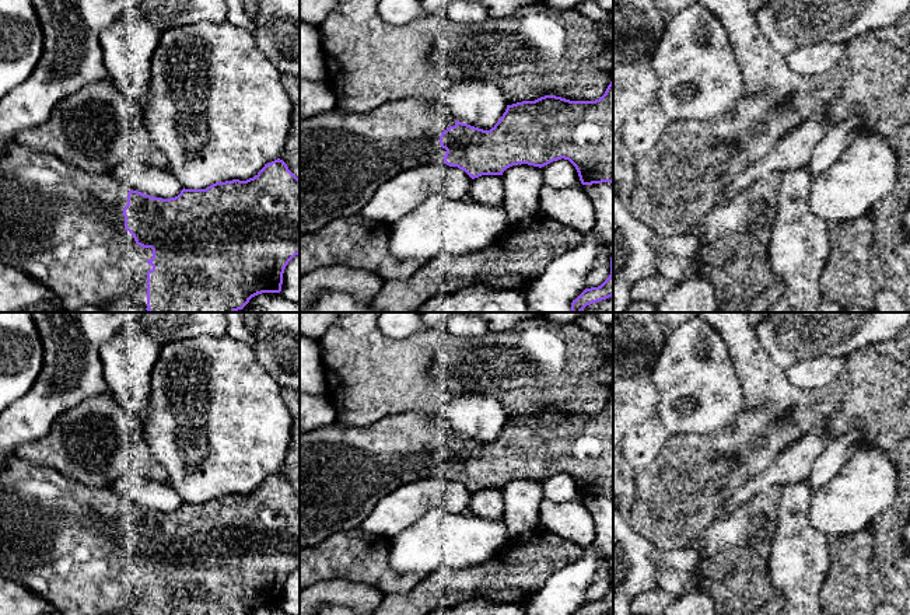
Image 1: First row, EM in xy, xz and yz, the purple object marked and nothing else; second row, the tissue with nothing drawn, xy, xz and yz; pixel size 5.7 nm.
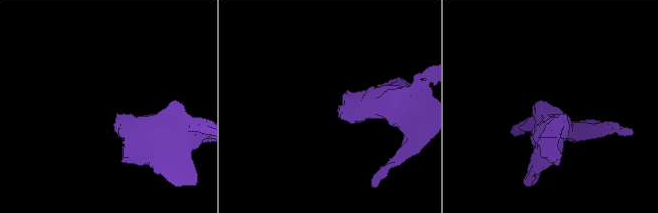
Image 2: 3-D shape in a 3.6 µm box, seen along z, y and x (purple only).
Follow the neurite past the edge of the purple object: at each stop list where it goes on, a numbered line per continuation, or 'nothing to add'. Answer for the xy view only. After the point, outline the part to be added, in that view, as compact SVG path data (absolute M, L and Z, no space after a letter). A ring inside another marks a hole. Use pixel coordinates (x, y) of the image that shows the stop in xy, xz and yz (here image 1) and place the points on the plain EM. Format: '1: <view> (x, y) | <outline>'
1: xy (66, 540) | M15 454L0 469L0 577L34 588L62 615L147 615L151 562L136 558L125 544L123 523L132 504L113 486L90 488L57 471L29 464Z

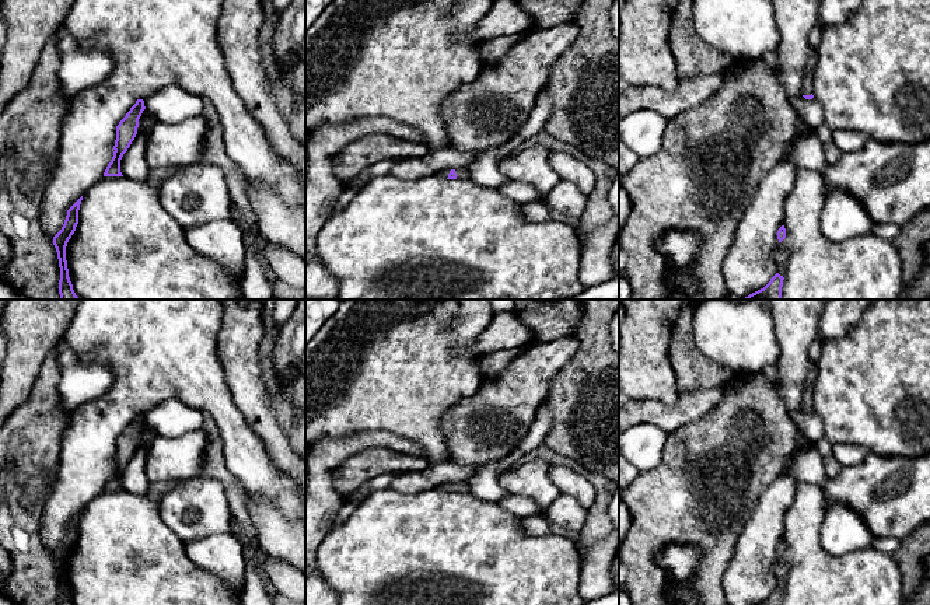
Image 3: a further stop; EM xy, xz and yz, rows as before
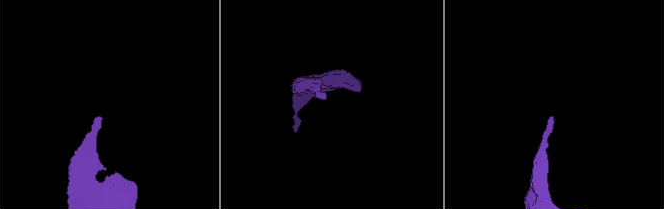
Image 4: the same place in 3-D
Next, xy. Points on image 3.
nothing to add

